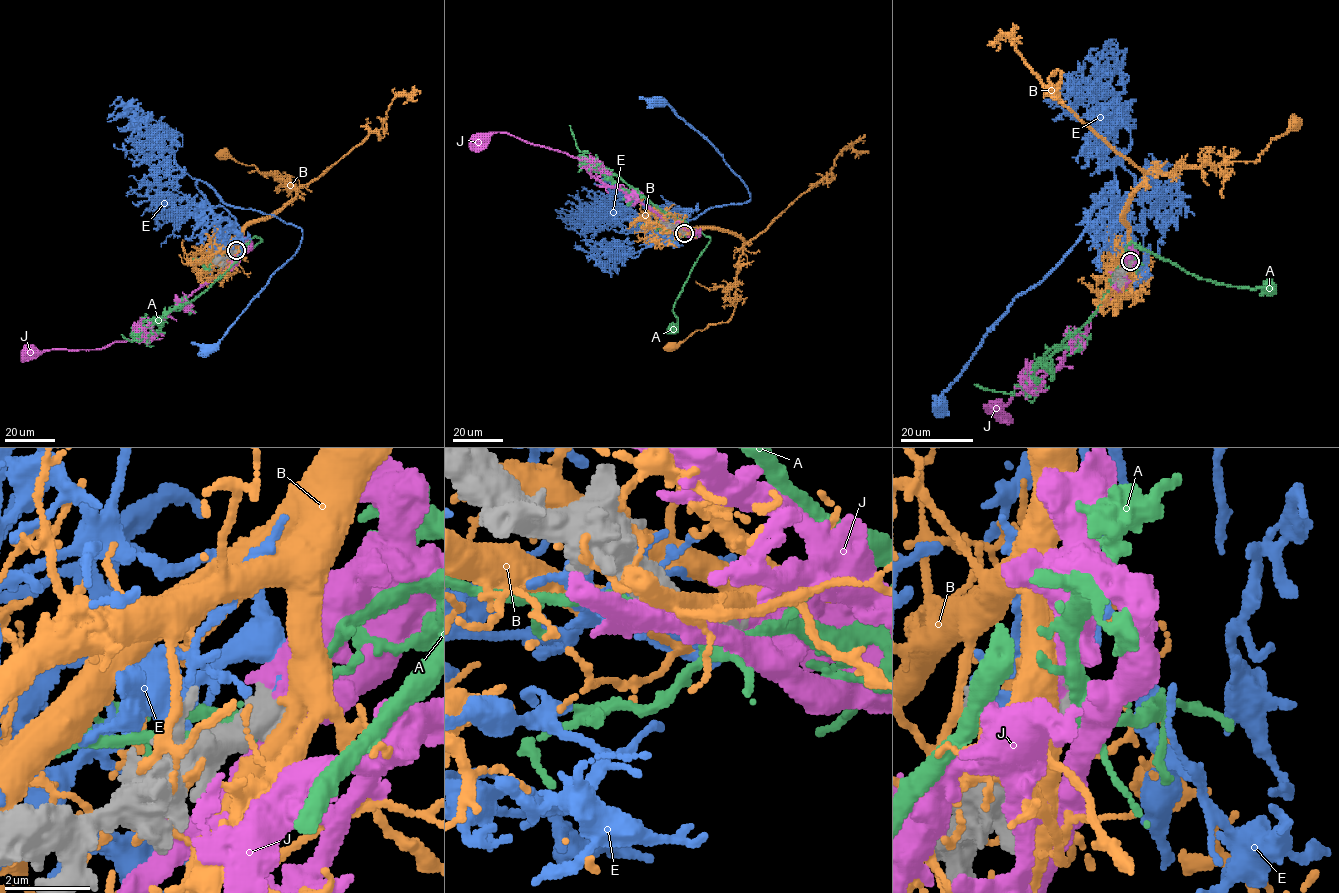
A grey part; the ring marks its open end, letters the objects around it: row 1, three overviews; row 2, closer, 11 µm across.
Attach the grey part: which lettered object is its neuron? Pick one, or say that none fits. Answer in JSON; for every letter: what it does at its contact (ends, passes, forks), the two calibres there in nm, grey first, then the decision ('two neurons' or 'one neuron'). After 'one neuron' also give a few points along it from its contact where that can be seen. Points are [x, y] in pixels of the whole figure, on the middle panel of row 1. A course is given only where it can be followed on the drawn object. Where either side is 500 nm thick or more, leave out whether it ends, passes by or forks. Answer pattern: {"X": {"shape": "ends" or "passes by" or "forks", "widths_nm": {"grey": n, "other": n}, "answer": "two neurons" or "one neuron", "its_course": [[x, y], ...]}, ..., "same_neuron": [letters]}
{"A": {"widths_nm": {"grey": 500, "other": 360}, "answer": "two neurons"}, "B": {"widths_nm": {"grey": 700, "other": 440}, "answer": "two neurons"}, "E": {"widths_nm": {"grey": 600, "other": 360}, "answer": "two neurons"}, "J": {"widths_nm": {"grey": 650, "other": 460}, "answer": "one neuron", "its_course": [[684, 233], [599, 180], [587, 169], [588, 161], [505, 133], [480, 134], [477, 140]]}, "same_neuron": ["J"]}

